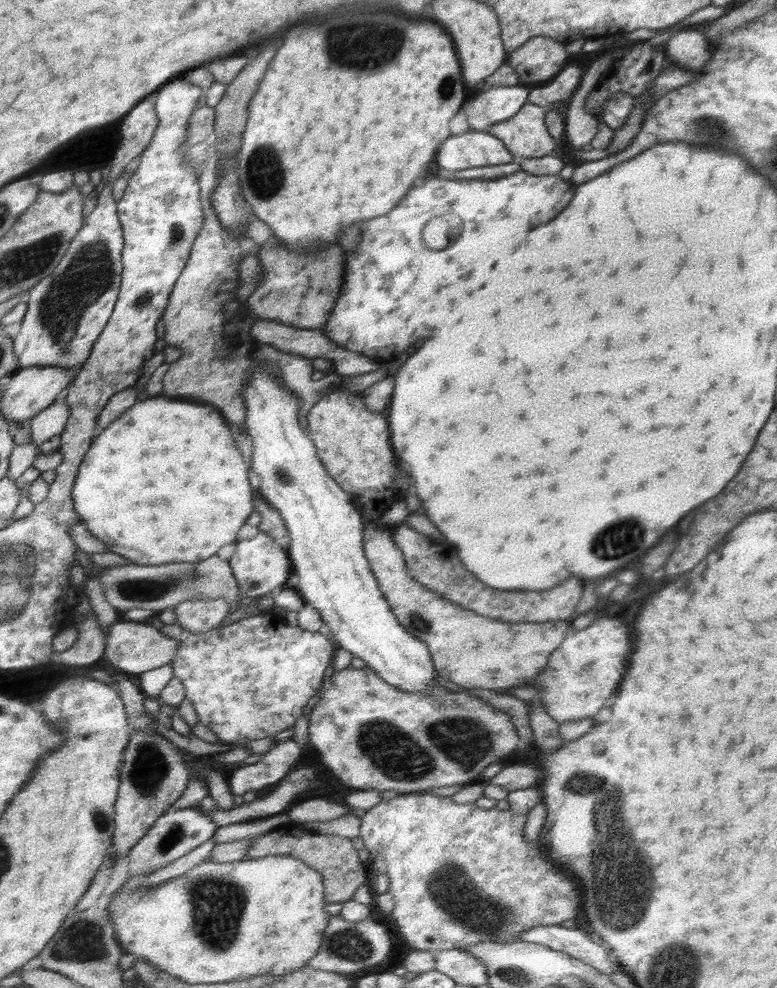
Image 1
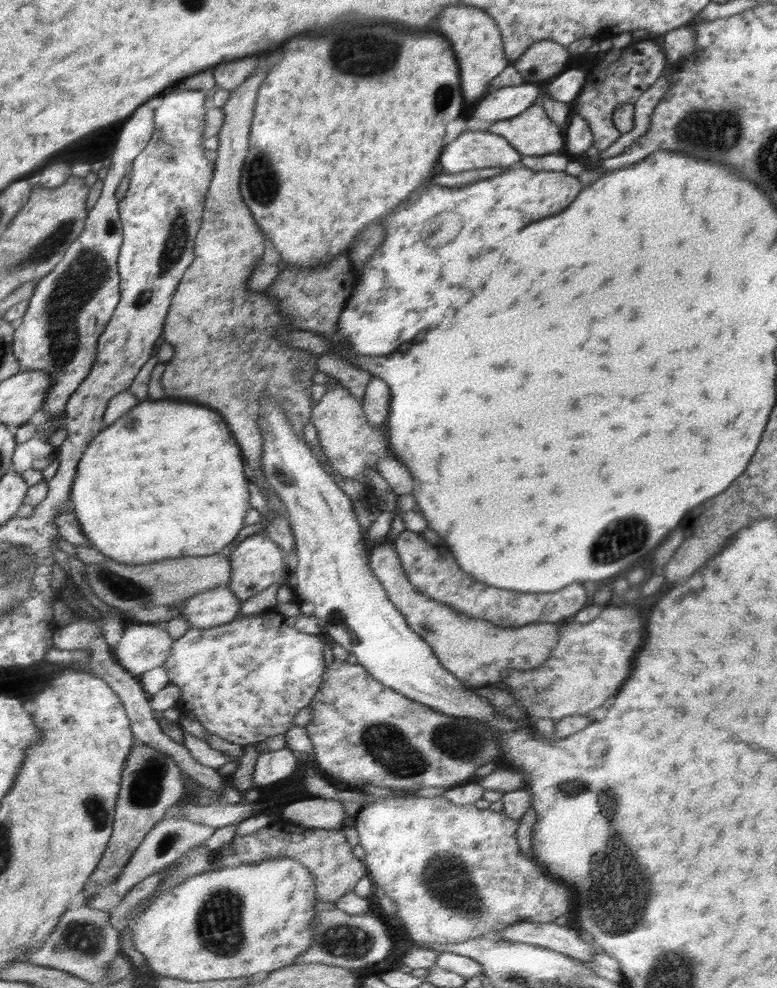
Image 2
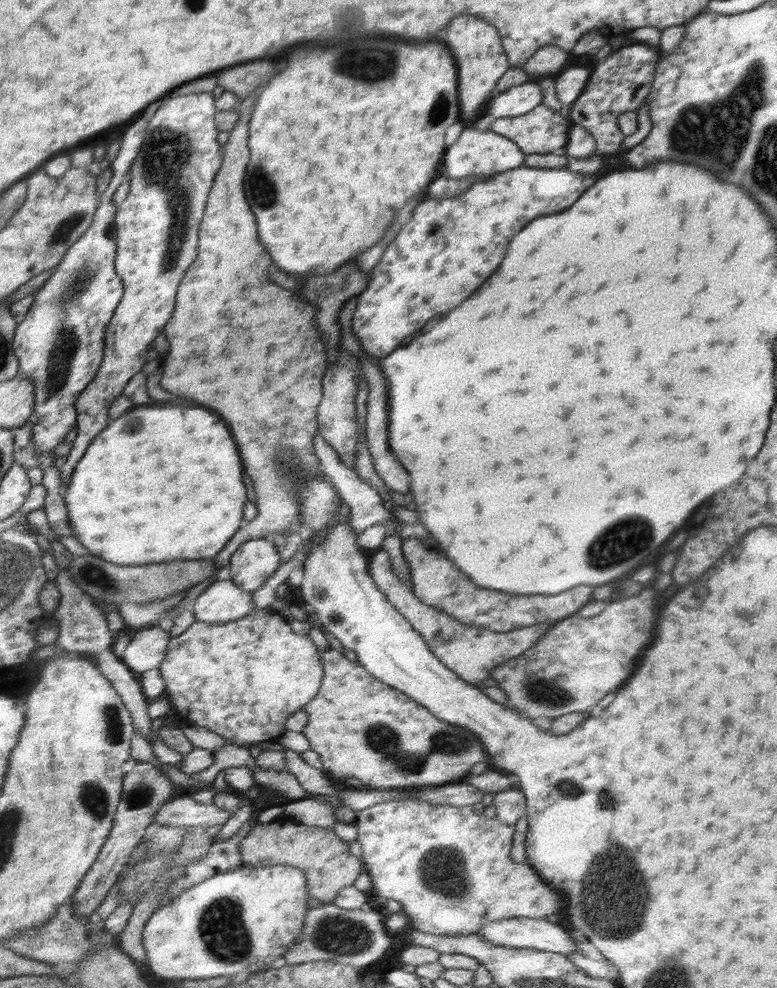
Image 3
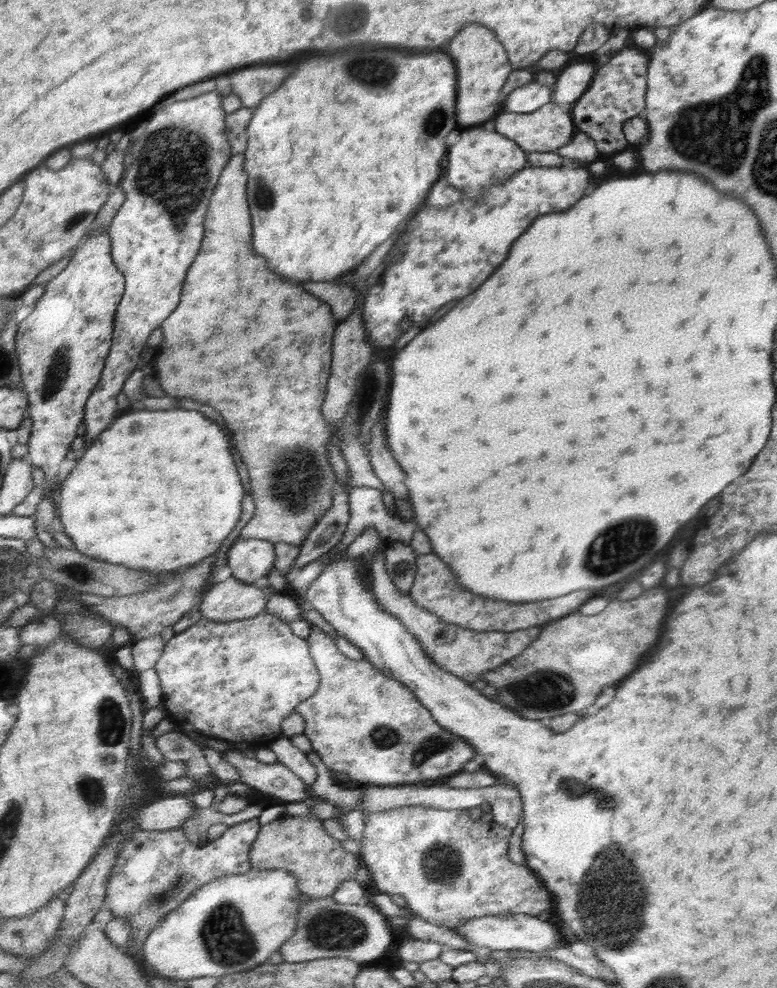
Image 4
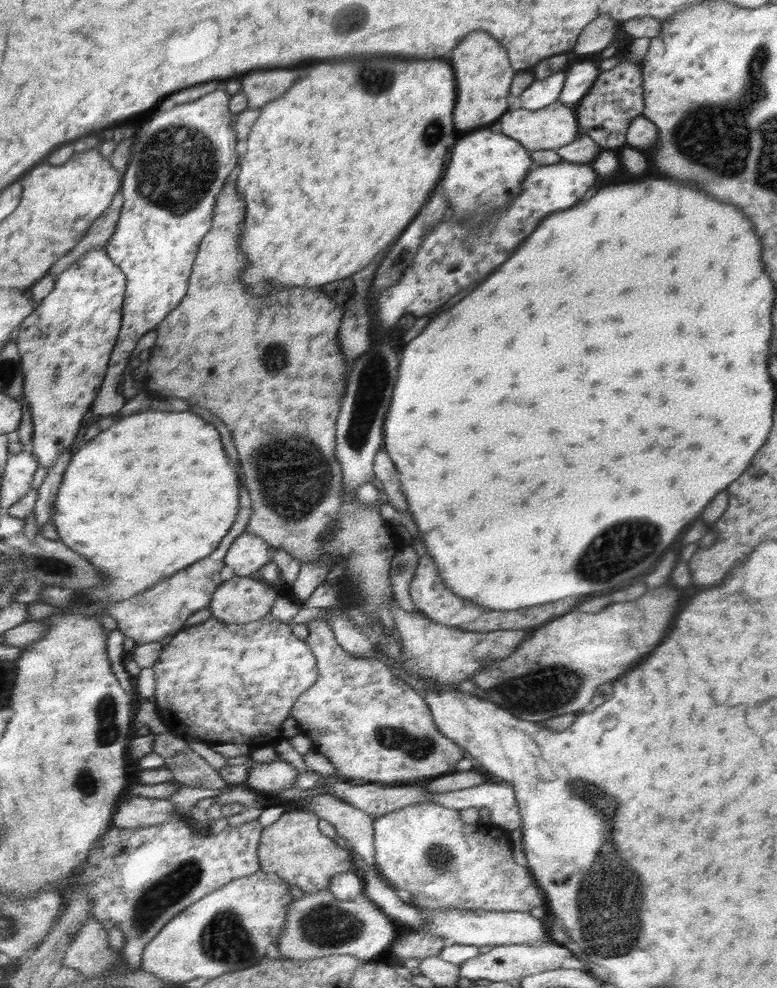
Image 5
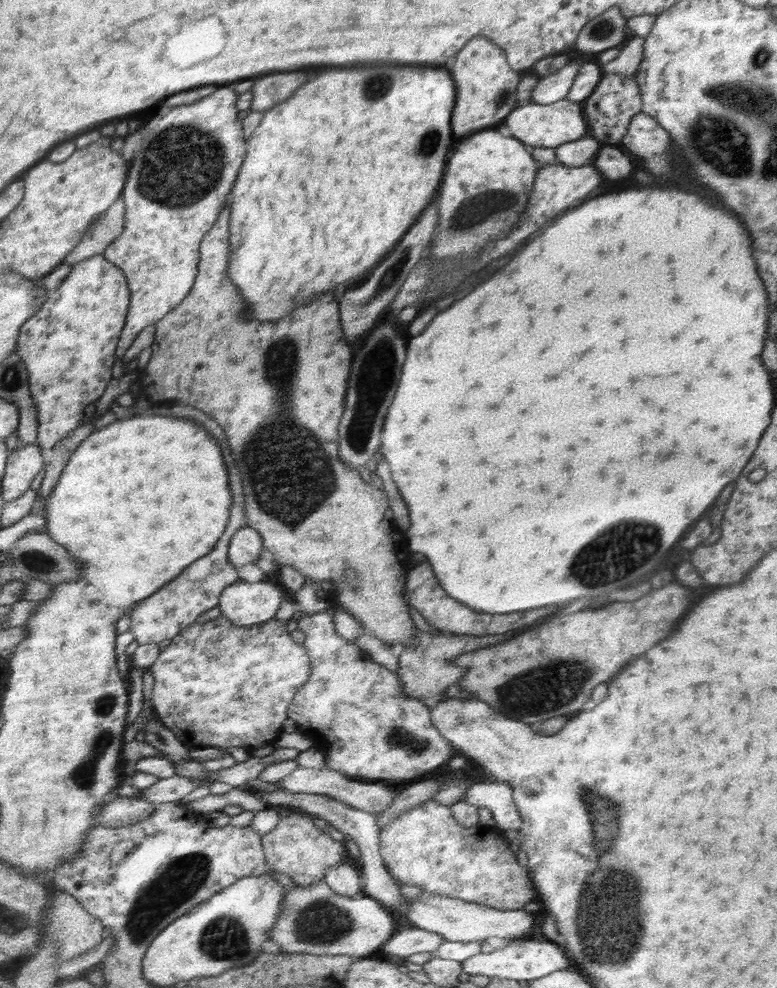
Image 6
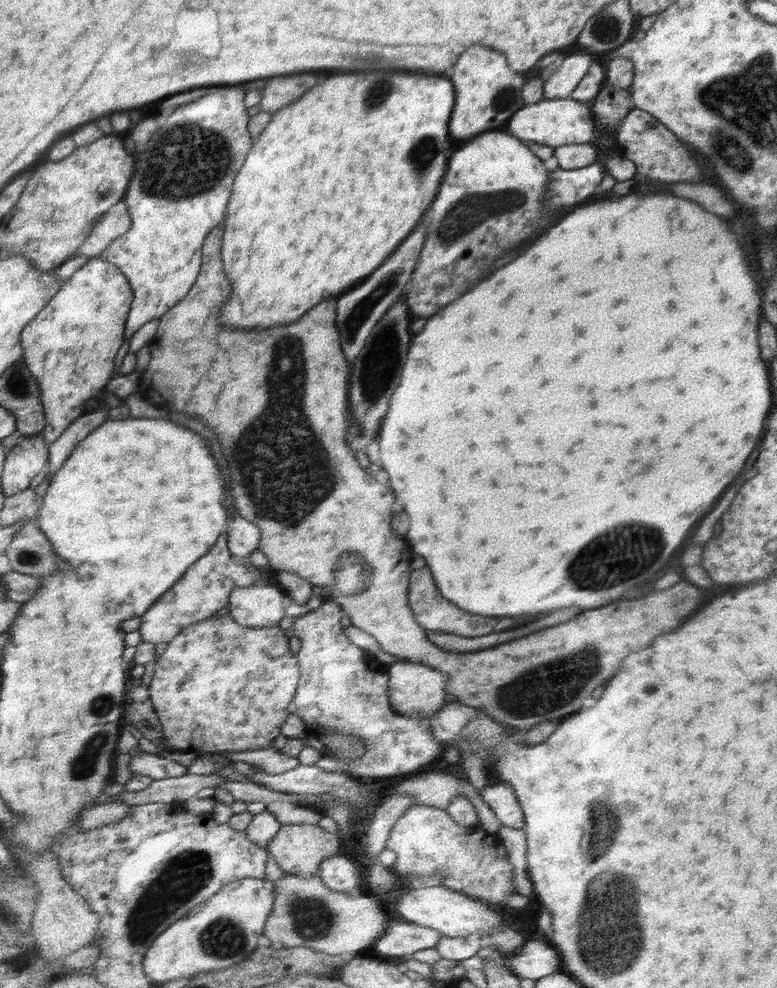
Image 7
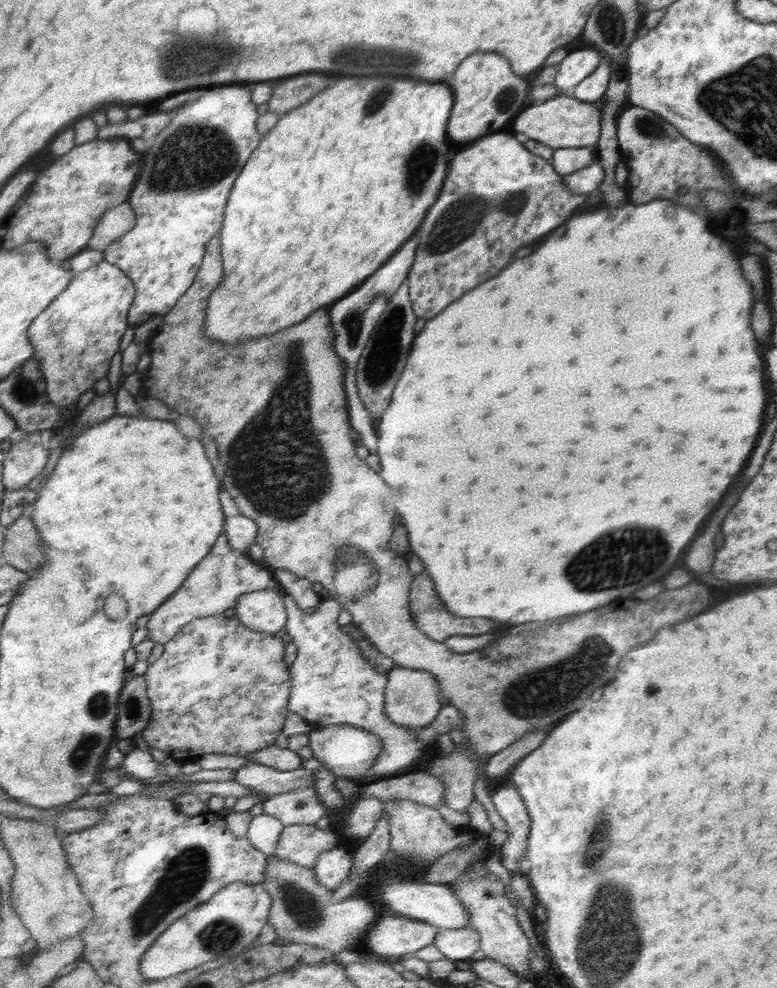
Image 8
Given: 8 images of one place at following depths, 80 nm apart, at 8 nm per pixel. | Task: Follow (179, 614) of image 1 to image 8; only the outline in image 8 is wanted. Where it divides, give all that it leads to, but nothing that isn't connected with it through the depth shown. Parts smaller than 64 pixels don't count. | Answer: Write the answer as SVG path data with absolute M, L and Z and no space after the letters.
M276 585L240 596L234 611L240 624L266 634L281 635L288 620L281 590Z

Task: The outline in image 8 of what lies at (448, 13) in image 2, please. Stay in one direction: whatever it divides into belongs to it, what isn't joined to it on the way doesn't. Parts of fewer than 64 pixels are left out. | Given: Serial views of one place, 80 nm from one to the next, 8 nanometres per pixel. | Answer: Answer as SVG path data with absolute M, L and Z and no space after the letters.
M476 52L464 58L464 64L451 74L449 79L455 98L450 118L448 119L448 137L456 142L485 137L498 132L510 120L514 120L529 102L530 83L514 74L508 59L501 54Z

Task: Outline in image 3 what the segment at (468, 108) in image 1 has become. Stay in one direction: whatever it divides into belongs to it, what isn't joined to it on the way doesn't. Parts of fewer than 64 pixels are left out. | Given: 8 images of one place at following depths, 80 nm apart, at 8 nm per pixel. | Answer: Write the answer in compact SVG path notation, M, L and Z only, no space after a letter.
M528 81L524 84L513 86L503 93L493 97L483 116L488 116L490 120L478 120L474 122L474 126L478 130L488 130L490 122L494 123L498 118L522 116L534 110L536 106L542 105L542 91L538 82Z

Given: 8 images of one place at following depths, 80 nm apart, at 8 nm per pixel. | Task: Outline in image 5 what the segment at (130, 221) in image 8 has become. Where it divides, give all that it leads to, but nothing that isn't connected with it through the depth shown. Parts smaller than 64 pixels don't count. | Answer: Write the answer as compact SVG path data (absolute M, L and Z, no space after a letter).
M121 191L116 192L108 208L96 218L88 227L86 236L76 244L72 250L69 250L64 256L61 256L49 269L45 276L54 276L64 272L72 263L80 259L90 249L104 247L108 240L114 236L115 226L123 207L123 194Z

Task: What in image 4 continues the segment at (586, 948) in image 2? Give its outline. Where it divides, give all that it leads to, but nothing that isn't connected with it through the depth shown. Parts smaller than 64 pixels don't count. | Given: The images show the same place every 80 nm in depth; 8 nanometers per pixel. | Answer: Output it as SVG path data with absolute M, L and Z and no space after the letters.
M500 914L496 916L488 915L482 918L473 918L468 922L461 922L458 926L450 928L463 936L469 943L476 945L477 949L489 950L528 950L532 952L544 952L559 946L567 945L562 940L562 935L554 924L540 920L536 916L529 914Z

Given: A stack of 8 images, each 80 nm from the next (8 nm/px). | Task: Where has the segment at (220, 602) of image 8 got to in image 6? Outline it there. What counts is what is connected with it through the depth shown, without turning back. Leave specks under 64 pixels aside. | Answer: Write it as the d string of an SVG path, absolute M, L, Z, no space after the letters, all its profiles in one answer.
M179 404L172 407L174 416L187 417L189 420L195 420L197 424L203 424L204 428L216 438L220 448L222 448L222 456L224 456L224 462L226 462L226 468L228 468L228 478L230 478L230 492L232 492L232 510L230 510L230 520L228 526L223 532L220 540L215 544L215 547L202 558L198 558L196 562L192 562L190 566L187 566L177 578L174 578L172 582L168 582L158 590L154 592L152 596L144 598L144 600L138 602L134 606L134 610L130 612L128 618L132 621L128 631L134 635L134 641L138 645L146 645L149 643L158 644L165 640L174 638L177 634L180 634L186 627L199 622L202 614L207 613L208 610L218 607L219 596L222 594L222 590L226 586L232 586L234 582L240 582L238 573L236 573L236 567L229 563L227 557L227 550L229 549L229 542L232 535L238 529L238 527L247 526L247 518L245 513L245 500L244 492L242 492L242 480L240 480L240 474L232 462L232 456L230 448L228 448L228 442L226 435L222 430L222 427L212 418L207 416L204 412L195 409L192 406L184 406Z

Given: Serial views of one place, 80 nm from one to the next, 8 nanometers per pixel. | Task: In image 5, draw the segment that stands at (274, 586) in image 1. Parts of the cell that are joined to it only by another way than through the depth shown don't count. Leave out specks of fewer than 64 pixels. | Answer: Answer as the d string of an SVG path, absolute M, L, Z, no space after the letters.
M244 532L229 546L224 562L234 570L236 577L252 577L268 562L270 548L263 538Z

